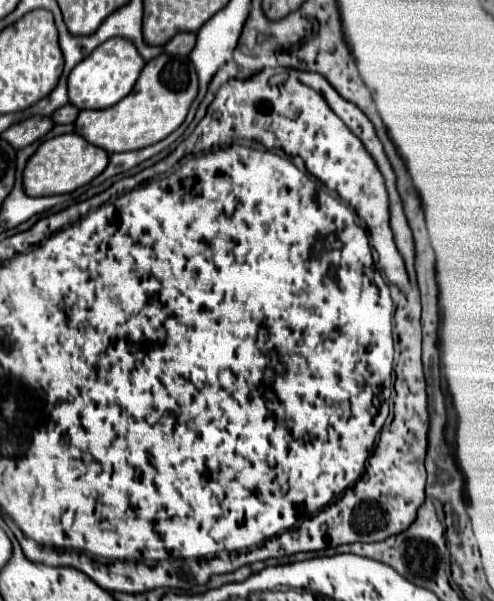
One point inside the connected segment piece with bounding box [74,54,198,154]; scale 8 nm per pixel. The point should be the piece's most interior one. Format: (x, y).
(159, 102)

